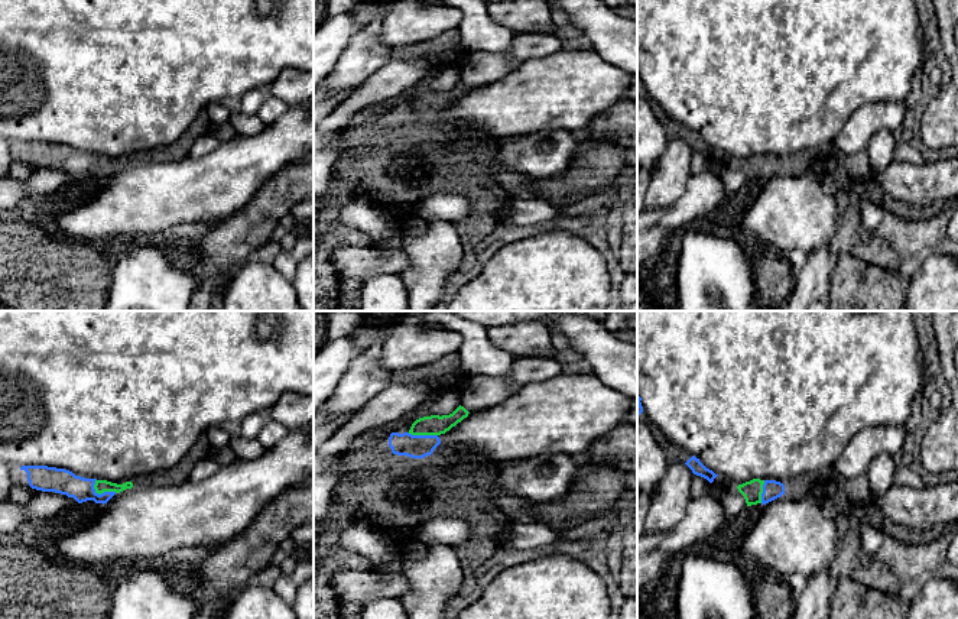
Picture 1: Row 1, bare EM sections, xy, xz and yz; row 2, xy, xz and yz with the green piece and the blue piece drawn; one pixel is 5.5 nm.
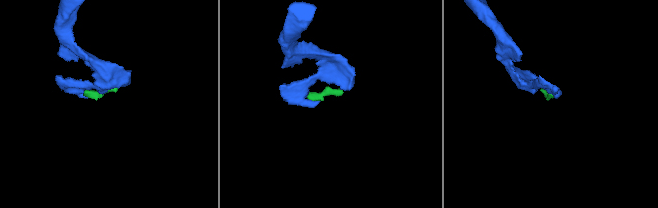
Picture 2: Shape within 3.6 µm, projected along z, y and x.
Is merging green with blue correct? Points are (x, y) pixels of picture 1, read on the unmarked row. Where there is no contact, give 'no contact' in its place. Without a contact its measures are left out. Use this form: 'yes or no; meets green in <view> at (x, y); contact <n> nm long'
yes; meets green in xy at (101, 168); contact 140 nm long

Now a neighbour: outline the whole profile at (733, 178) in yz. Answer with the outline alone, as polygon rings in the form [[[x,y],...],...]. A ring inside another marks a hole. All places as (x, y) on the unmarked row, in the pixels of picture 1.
[[[730,163],[720,175],[724,188],[730,192],[737,192],[747,185],[744,172],[737,163]]]

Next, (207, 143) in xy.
[[[212,132],[201,136],[189,146],[189,156],[199,159],[220,146],[220,140],[214,136]]]

